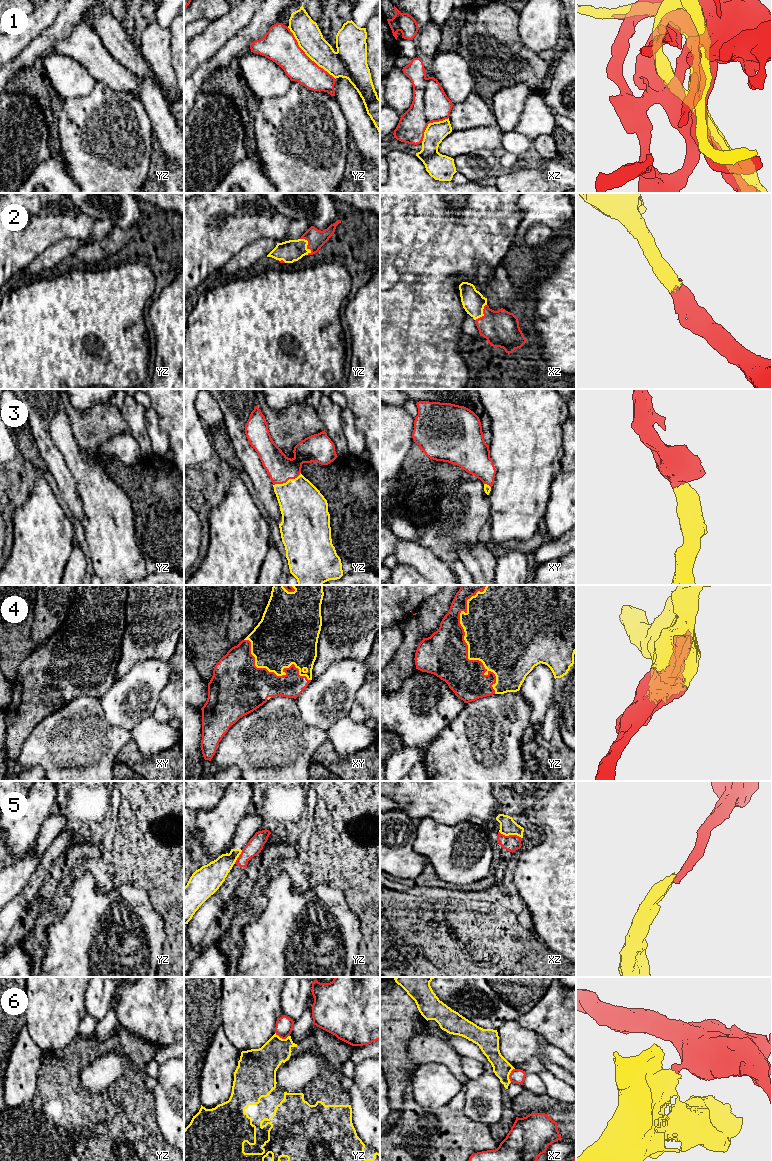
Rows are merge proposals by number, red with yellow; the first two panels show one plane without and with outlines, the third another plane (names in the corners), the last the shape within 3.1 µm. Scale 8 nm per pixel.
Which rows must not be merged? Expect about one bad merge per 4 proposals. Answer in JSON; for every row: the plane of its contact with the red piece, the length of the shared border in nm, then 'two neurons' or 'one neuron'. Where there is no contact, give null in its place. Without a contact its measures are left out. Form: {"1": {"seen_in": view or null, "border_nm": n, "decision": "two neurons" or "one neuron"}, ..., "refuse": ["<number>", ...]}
{"1": {"seen_in": "yz", "border_nm": 550, "decision": "one neuron"}, "2": {"seen_in": "yz", "border_nm": 150, "decision": "one neuron"}, "3": {"seen_in": "yz", "border_nm": 240, "decision": "one neuron"}, "4": {"seen_in": "yz", "border_nm": 900, "decision": "one neuron"}, "5": {"seen_in": "xz", "border_nm": 190, "decision": "two neurons"}, "6": {"seen_in": "yz", "border_nm": 120, "decision": "two neurons"}, "refuse": ["5", "6"]}

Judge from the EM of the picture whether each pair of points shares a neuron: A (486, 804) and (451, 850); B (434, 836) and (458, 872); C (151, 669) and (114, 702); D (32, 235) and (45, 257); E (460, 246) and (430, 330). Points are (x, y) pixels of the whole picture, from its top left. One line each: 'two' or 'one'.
A: two
B: one
C: one
D: two
E: one

